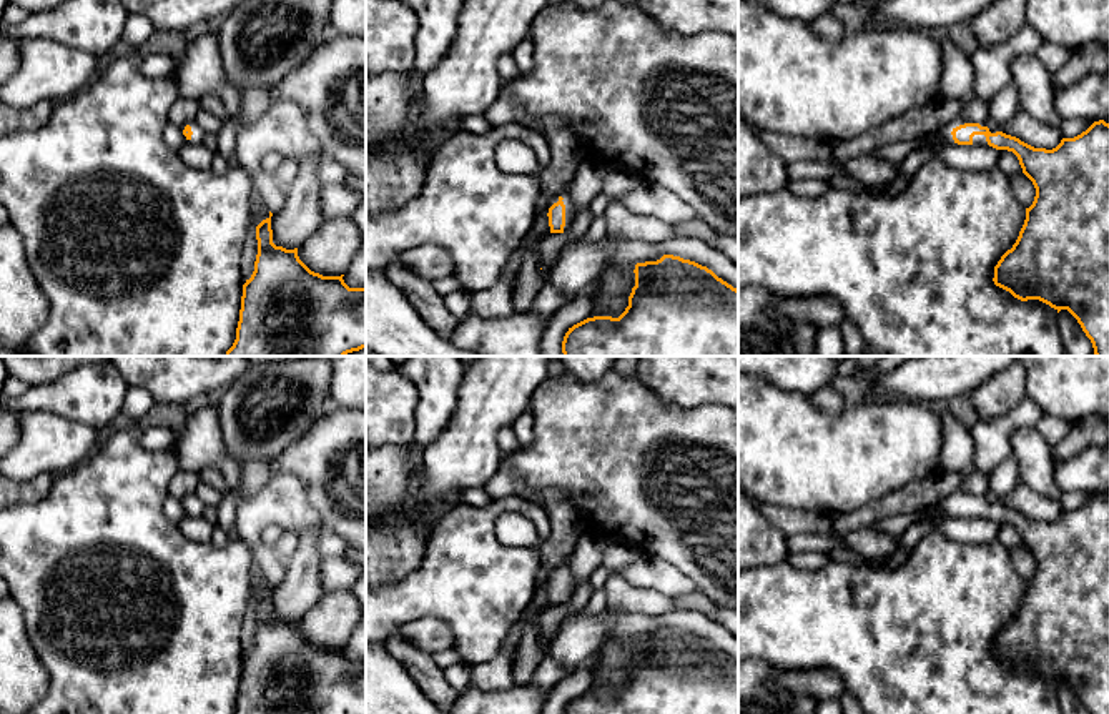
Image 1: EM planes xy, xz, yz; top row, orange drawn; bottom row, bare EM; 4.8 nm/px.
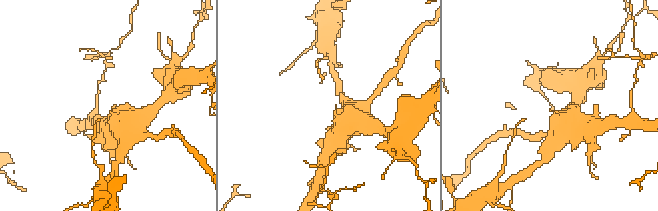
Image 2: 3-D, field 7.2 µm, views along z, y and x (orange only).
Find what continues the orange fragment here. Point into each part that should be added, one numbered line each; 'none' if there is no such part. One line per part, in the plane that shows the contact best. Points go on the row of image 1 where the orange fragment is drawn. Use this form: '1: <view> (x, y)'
1: xz (567, 197)

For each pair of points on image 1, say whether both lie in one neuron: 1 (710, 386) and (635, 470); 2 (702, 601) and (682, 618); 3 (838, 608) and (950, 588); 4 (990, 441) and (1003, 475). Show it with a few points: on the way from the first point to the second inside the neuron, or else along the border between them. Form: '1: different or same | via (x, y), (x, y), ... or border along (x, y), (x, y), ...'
1: different | border along (655, 393), (662, 400), (682, 408), (720, 405)
2: different | border along (677, 608), (702, 611), (710, 618)
3: same | via (867, 611), (921, 611)
4: different | border along (1010, 453), (988, 473)

